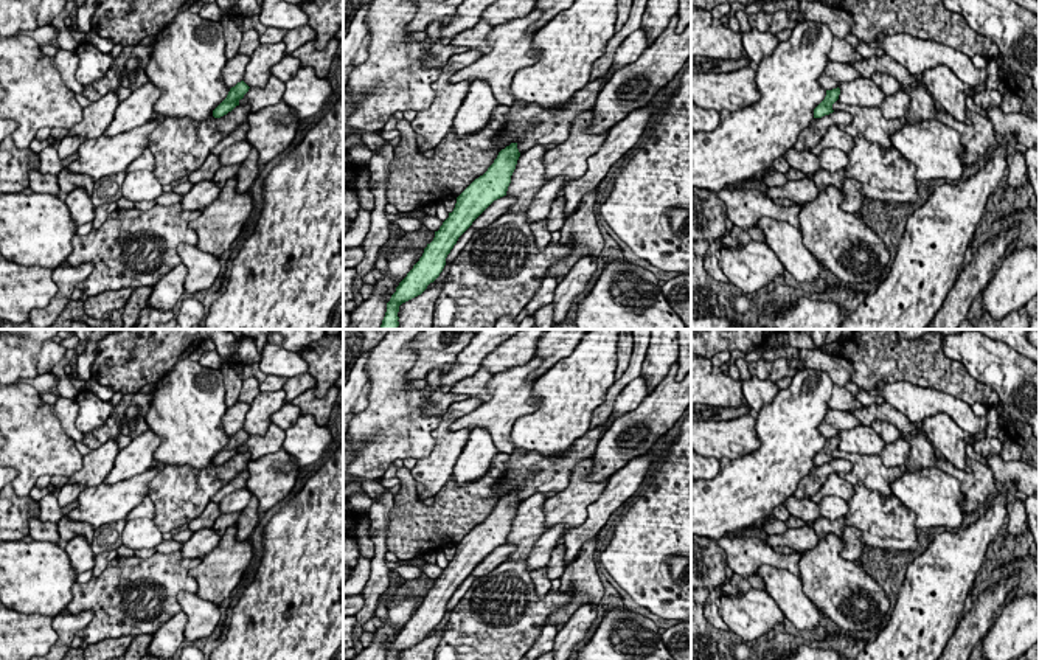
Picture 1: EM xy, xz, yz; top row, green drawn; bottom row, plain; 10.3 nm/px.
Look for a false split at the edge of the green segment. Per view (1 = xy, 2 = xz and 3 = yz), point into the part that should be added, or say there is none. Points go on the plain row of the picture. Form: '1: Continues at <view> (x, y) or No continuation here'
1: No continuation here
2: No continuation here
3: No continuation here

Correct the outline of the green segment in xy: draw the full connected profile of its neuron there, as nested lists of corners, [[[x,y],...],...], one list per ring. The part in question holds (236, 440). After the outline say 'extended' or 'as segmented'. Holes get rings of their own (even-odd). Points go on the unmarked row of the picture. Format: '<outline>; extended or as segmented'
[[[244,429],[231,435],[227,446],[213,458],[213,464],[221,466],[231,460],[236,453],[239,453],[239,449],[244,446],[248,436],[250,435]]]; as segmented

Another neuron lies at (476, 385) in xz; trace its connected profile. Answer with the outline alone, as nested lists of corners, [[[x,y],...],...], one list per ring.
[[[480,368],[474,376],[457,382],[450,391],[455,394],[467,394],[469,398],[481,398],[483,394],[489,394],[488,384],[492,376],[488,370]]]

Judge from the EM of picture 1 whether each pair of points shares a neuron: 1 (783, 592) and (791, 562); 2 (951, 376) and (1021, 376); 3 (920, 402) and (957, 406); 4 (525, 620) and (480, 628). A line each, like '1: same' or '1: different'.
1: different
2: different
3: same
4: same

